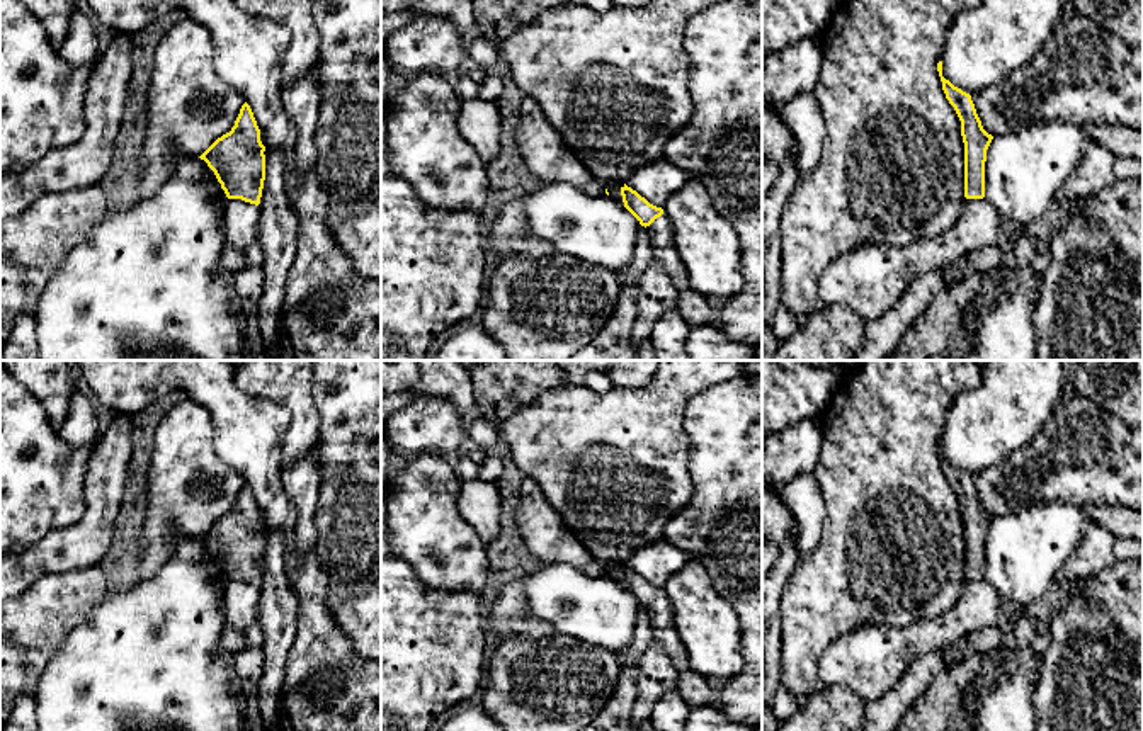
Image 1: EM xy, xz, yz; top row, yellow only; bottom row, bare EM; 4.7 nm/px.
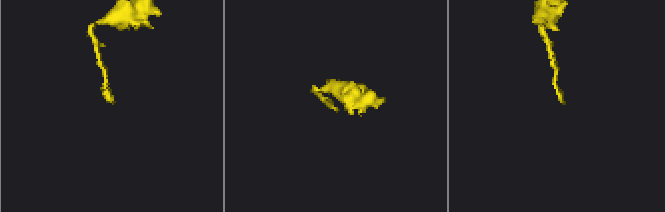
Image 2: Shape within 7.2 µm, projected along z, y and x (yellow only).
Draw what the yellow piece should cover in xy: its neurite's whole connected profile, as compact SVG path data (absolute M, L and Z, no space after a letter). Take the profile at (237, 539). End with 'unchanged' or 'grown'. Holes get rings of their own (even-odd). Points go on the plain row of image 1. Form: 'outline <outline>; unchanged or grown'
outline M245 483L230 513L199 539L214 552L228 580L260 585L265 561L265 527L250 486Z; unchanged

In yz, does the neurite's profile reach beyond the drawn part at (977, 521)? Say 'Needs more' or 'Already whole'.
Already whole

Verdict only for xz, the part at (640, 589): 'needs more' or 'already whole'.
needs more

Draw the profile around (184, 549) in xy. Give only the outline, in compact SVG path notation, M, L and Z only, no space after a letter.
M199 539L175 542L170 559L201 563L202 558L201 558L201 542L199 542Z

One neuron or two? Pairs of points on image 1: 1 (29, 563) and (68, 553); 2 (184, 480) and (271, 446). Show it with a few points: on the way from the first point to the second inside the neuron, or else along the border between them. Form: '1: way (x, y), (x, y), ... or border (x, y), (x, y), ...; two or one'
1: way (39, 560), (58, 556); one
2: border (211, 425), (213, 449), (245, 481); two

